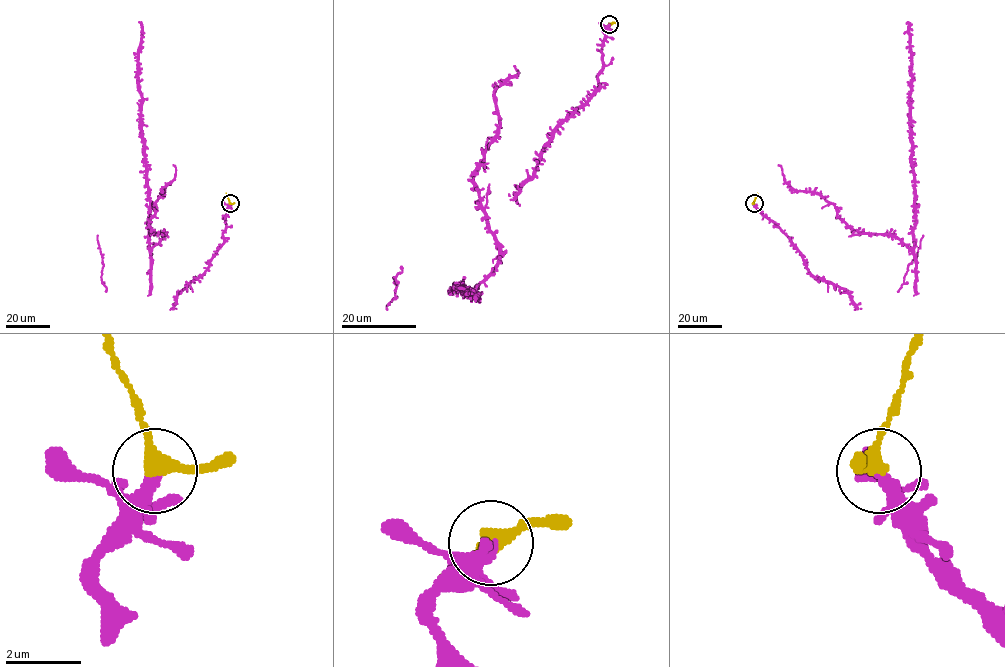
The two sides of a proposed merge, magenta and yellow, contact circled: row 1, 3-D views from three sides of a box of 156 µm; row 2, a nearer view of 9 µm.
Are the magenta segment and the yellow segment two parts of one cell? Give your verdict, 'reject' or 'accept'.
accept

